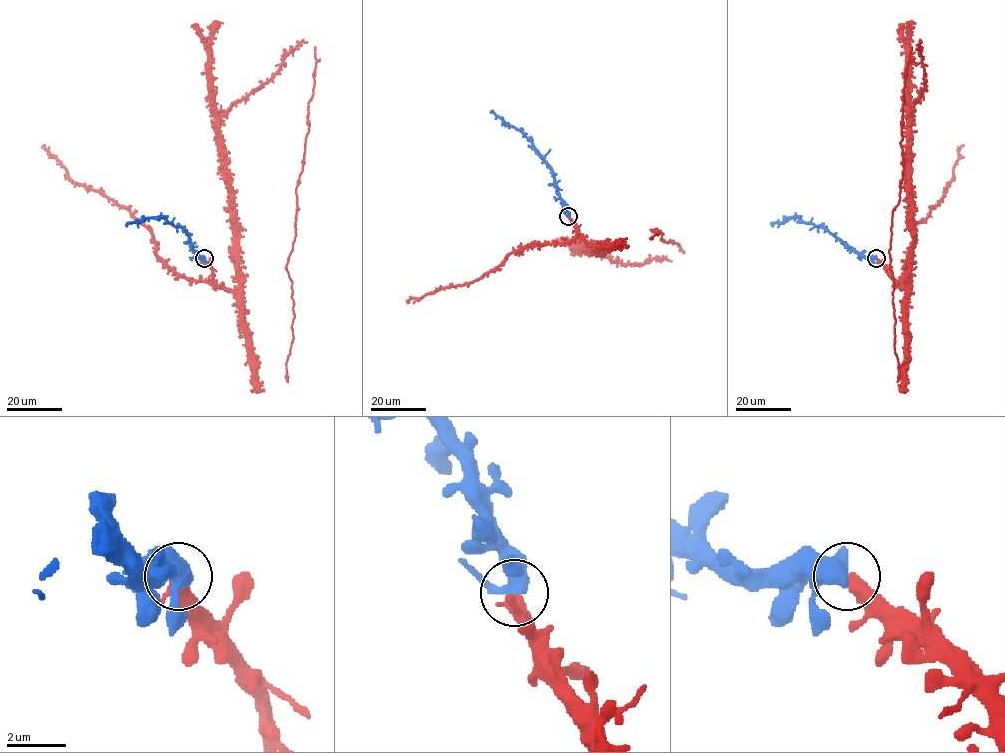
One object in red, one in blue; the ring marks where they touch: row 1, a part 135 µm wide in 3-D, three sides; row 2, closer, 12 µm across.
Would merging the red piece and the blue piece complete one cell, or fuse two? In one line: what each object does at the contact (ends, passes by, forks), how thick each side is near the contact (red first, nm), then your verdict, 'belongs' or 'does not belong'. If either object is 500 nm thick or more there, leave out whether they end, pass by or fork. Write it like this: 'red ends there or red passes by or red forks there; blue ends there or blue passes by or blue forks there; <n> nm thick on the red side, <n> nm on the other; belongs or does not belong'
red ends there; blue passes by; 480 nm thick on the red side, 440 nm on the other; belongs

